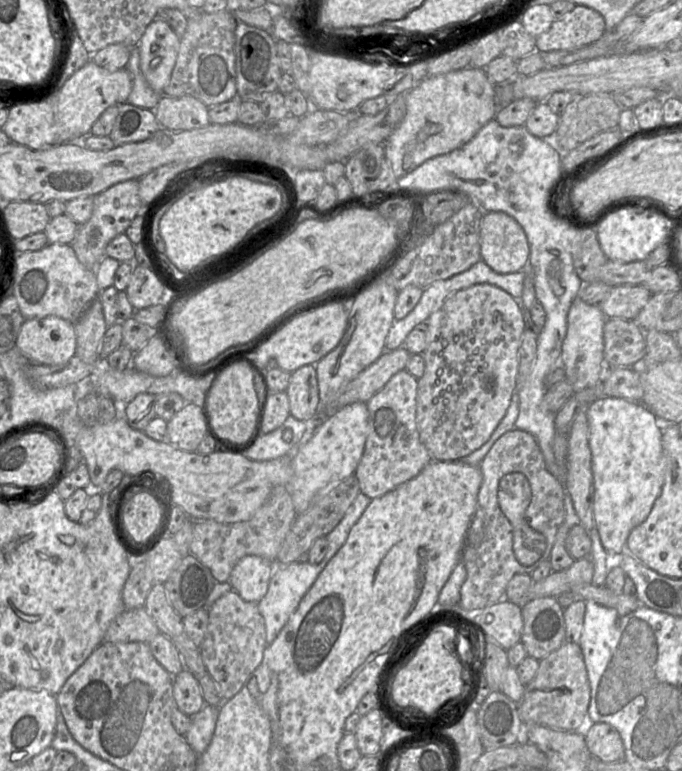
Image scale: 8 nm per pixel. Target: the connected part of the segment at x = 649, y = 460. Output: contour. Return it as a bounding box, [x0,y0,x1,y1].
[587,396,664,556]

